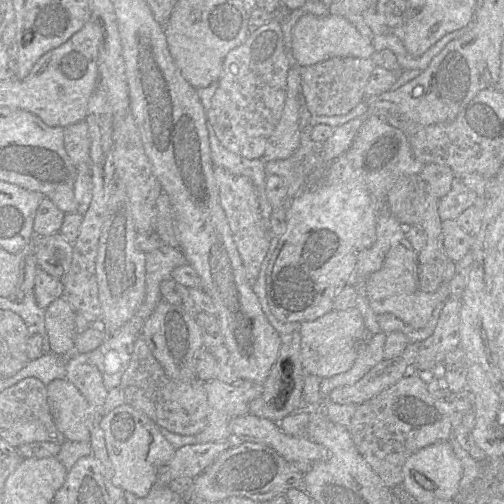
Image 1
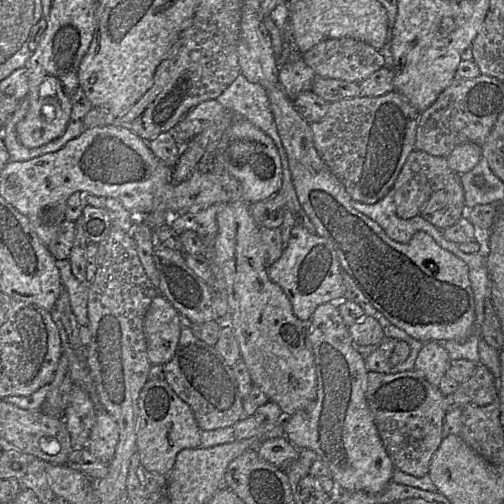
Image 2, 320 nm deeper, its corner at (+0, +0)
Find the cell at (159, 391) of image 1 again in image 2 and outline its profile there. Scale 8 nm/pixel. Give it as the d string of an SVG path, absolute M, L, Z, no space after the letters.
M183 320L179 341L172 359L162 365L164 380L191 409L198 428L215 430L232 427L242 415L239 395L230 366L227 366L212 346L196 338L190 324Z

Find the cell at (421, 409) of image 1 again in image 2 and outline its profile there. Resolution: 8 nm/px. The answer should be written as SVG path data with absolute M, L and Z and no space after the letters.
M416 369L395 374L368 371L365 380L365 398L373 416L384 448L395 469L421 478L428 474L430 461L443 441L444 395Z

